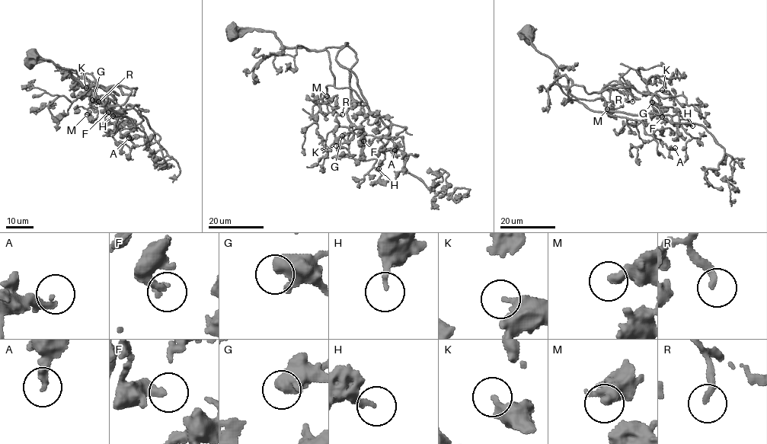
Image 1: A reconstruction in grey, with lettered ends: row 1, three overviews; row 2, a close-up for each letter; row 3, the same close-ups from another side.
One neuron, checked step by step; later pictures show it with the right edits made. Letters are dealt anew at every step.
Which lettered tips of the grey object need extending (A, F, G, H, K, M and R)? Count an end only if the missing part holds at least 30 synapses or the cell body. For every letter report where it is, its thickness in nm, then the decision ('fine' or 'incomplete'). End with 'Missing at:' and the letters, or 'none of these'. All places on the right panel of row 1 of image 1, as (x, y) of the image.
A: at (675, 148); 300 nm thick; fine
F: at (662, 116); 280 nm thick; fine
G: at (652, 102); 650 nm thick; fine
H: at (692, 126); 180 nm thick; fine
K: at (662, 90); 360 nm thick; fine
M: at (607, 109); 300 nm thick; fine
R: at (632, 101); 240 nm thick; fine
Missing at: none of these

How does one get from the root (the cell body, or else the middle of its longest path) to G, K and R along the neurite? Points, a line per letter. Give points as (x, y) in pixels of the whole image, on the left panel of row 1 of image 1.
G: (33, 55), (67, 68), (82, 85), (136, 88), (123, 94), (112, 85), (106, 90), (113, 99), (92, 100)
K: (33, 55), (67, 68), (82, 85), (136, 88), (133, 94), (122, 94), (115, 85), (107, 91), (86, 87)
R: (33, 55), (67, 68), (82, 85), (102, 87), (107, 92), (107, 101), (102, 106), (93, 87), (98, 101)

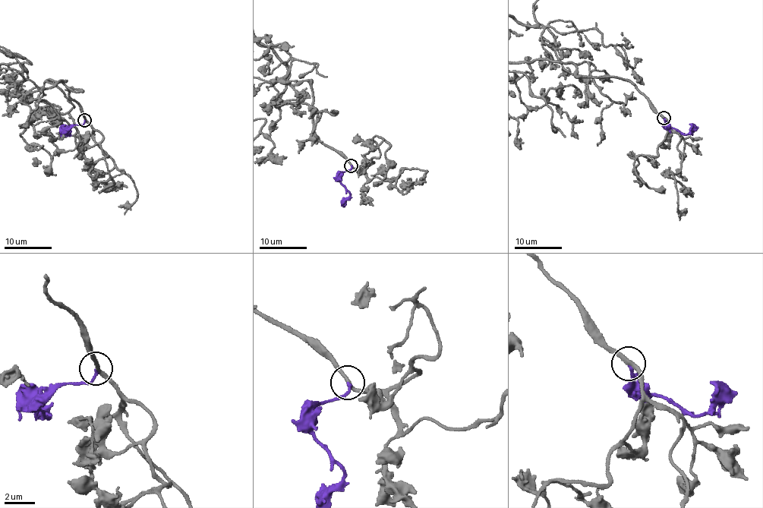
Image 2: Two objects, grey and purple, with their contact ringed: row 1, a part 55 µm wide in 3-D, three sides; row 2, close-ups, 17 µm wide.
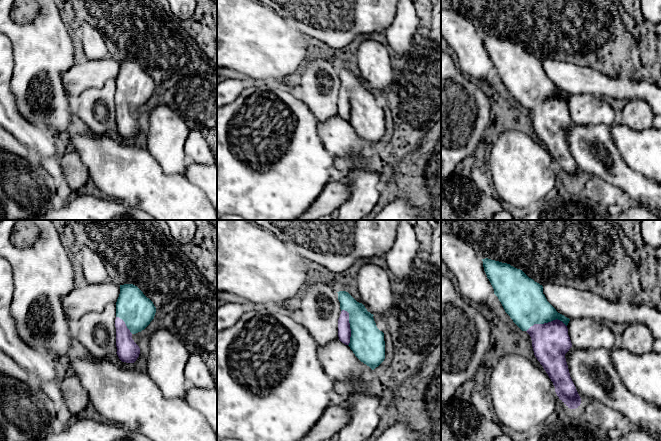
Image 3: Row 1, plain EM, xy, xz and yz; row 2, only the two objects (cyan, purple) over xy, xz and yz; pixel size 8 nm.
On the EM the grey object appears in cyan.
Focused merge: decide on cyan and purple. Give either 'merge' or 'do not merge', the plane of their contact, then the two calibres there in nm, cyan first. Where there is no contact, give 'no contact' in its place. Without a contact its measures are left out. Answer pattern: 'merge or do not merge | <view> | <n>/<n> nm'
merge | yz | 320/300 nm

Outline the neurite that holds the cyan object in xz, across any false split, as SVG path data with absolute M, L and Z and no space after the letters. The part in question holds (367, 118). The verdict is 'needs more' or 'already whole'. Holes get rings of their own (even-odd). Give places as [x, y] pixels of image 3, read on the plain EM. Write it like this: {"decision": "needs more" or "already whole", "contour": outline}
{"decision": "needs more", "contour": "M339 67L341 90L338 95L339 116L348 121L355 132L372 146L378 143L385 135L384 109L380 107L373 94L362 79L357 78L348 68Z"}

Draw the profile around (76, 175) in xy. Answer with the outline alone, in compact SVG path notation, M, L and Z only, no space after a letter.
M63 147L58 159L63 170L65 182L71 188L73 194L79 193L90 179L87 167L75 151L66 147Z

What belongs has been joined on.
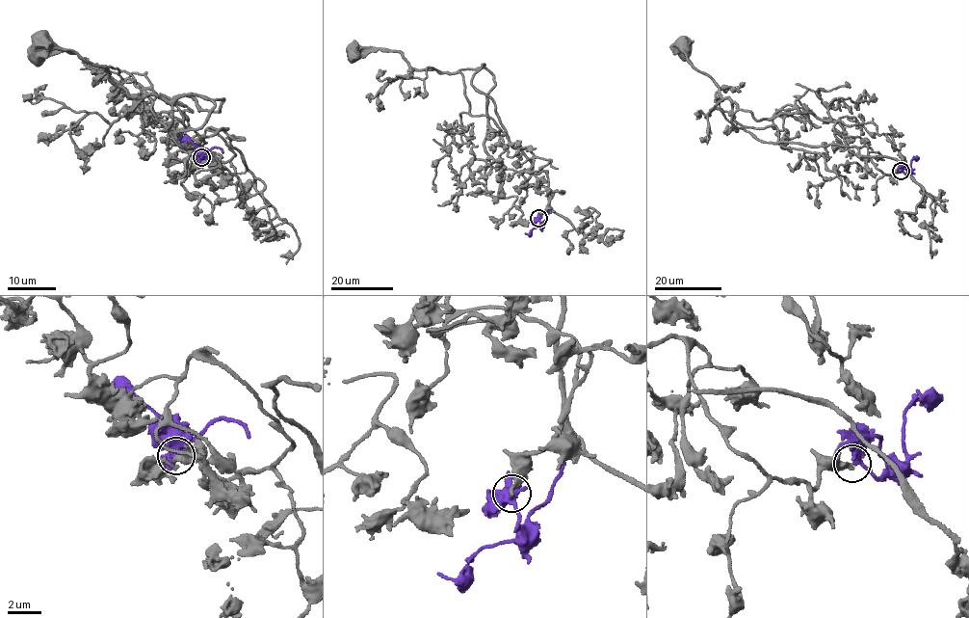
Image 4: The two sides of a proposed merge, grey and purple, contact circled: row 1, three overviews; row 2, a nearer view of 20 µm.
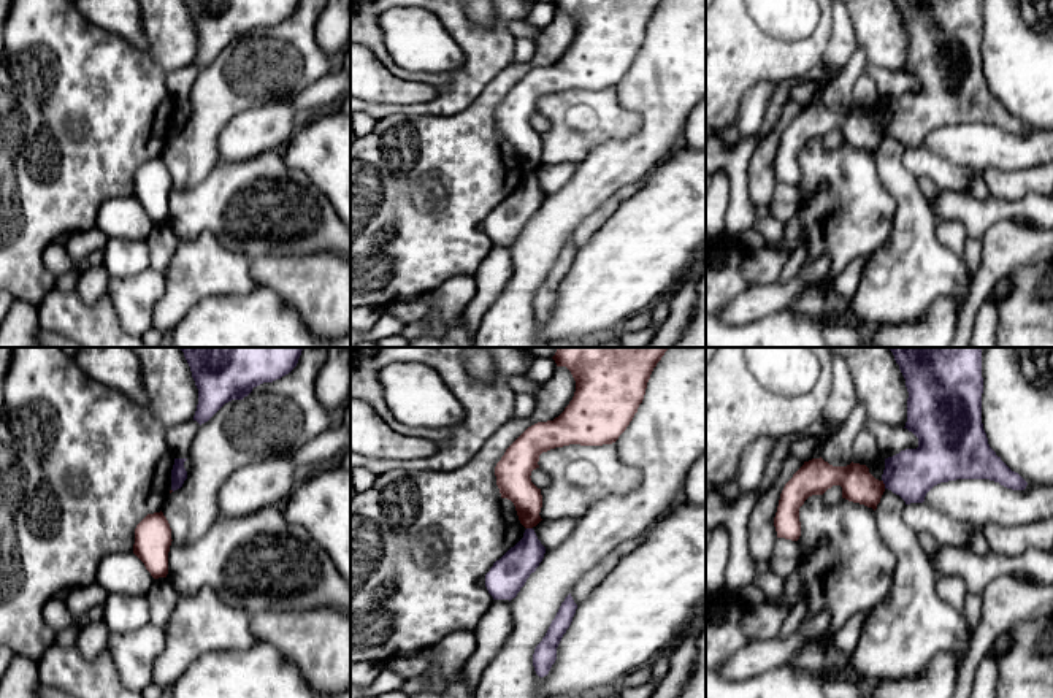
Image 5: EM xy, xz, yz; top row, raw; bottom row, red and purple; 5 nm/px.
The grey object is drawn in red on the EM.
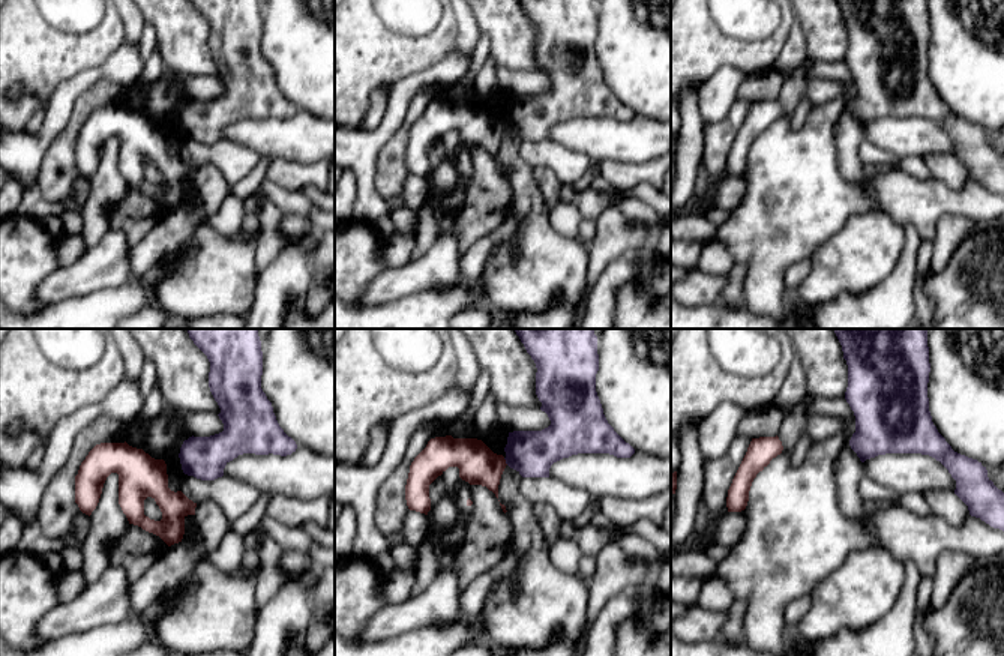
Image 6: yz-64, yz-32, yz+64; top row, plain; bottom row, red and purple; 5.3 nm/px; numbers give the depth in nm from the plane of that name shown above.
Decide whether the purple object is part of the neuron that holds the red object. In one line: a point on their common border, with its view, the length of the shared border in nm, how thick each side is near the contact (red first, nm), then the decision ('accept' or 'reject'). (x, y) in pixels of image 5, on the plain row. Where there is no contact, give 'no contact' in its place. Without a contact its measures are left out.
yz (884, 129) | 50 nm | 170/240 nm | reject

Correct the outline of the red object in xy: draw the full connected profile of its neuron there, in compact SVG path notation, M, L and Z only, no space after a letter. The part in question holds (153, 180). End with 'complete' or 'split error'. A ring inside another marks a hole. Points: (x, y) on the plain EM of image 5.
M163 157L147 159L135 173L133 198L154 224L167 222L171 173Z; complete

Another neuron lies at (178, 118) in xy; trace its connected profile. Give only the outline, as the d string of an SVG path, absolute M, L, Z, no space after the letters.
M174 103L174 109L171 114L171 135L178 135L182 132L184 125L187 124L187 116L184 113L184 106L187 103Z

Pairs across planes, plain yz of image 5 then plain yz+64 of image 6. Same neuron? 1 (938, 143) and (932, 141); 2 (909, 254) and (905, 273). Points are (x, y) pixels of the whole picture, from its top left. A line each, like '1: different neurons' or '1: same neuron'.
1: same neuron
2: different neurons

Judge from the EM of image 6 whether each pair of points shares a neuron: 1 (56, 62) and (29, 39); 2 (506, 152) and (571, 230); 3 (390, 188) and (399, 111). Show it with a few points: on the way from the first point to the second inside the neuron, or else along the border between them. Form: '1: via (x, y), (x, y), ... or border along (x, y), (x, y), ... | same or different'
1: via (50, 56), (45, 56), (35, 45) | same
2: border along (548, 212), (551, 225), (559, 233), (574, 237) | different
3: border along (413, 98), (404, 122), (383, 146), (377, 158) | different

